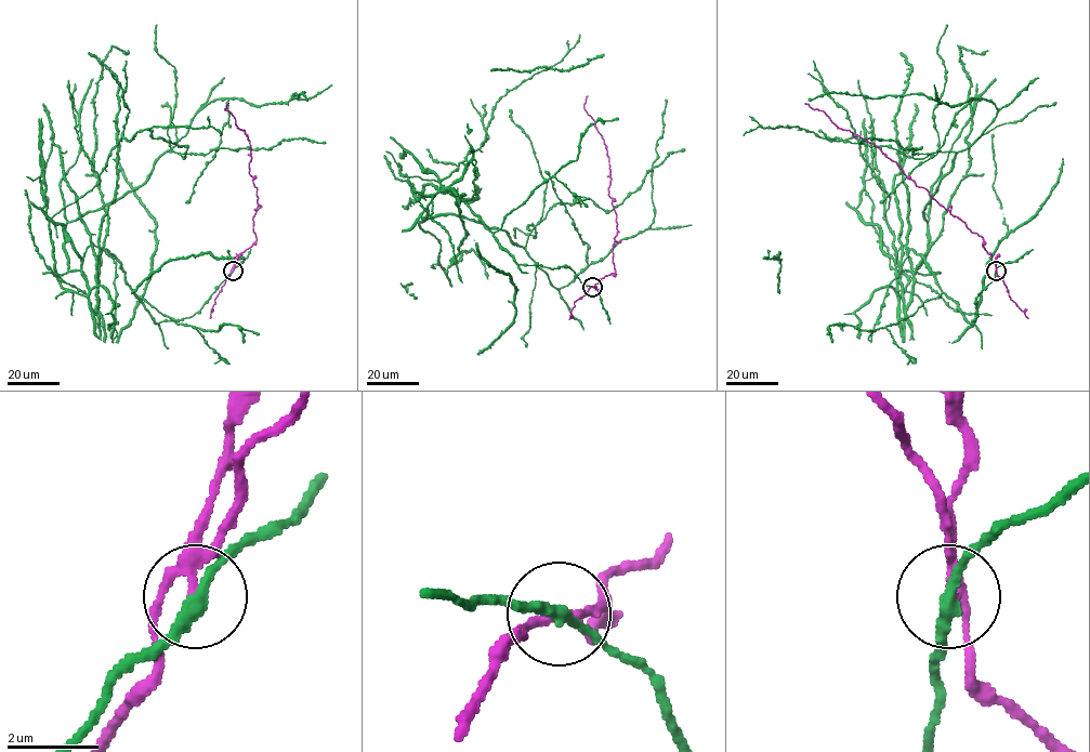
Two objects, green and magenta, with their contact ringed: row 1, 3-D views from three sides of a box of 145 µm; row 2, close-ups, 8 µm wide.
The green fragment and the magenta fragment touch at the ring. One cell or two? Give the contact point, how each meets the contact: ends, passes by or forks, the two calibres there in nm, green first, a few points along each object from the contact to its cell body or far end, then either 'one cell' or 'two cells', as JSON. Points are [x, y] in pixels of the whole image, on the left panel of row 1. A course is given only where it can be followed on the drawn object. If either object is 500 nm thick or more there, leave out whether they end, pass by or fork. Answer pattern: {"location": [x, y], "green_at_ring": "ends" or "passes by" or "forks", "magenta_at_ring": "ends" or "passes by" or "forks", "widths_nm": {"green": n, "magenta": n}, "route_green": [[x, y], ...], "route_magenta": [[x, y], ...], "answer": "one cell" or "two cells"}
{"location": [233, 271], "green_at_ring": "passes by", "magenta_at_ring": "passes by", "widths_nm": {"green": 260, "magenta": 170}, "route_green": [[233, 271], [192, 316], [156, 322], [106, 249], [68, 271], [65, 225], [136, 189], [211, 102], [306, 100]], "route_magenta": [[233, 271], [240, 254], [257, 239], [252, 218], [258, 196], [249, 172], [249, 141], [224, 109], [228, 103]], "answer": "two cells"}

